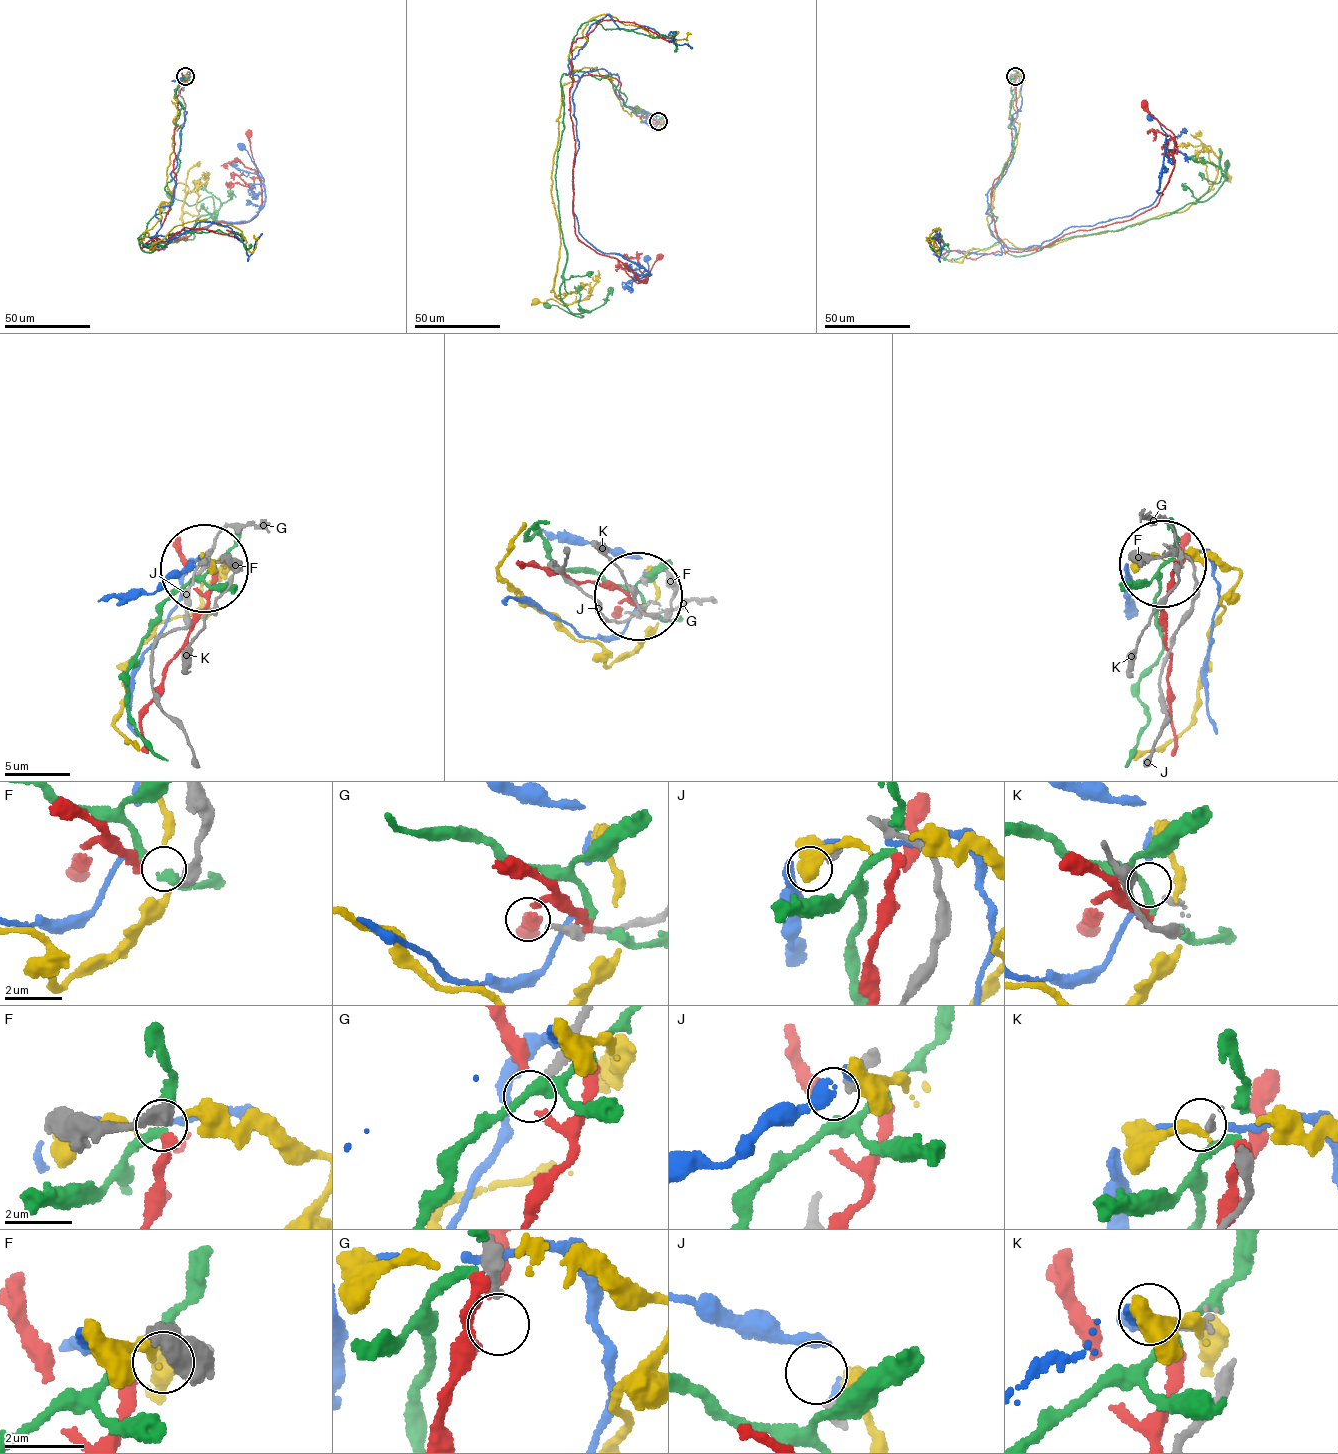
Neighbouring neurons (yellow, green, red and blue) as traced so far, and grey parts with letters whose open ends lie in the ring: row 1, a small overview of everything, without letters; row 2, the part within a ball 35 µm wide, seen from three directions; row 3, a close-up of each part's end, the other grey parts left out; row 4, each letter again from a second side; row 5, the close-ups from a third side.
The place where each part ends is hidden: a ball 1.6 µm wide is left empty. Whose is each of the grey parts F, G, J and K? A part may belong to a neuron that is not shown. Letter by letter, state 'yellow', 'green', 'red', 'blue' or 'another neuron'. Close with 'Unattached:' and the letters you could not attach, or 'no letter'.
F: red
G: another neuron
J: another neuron
K: another neuron
Unattached: G, J, K

